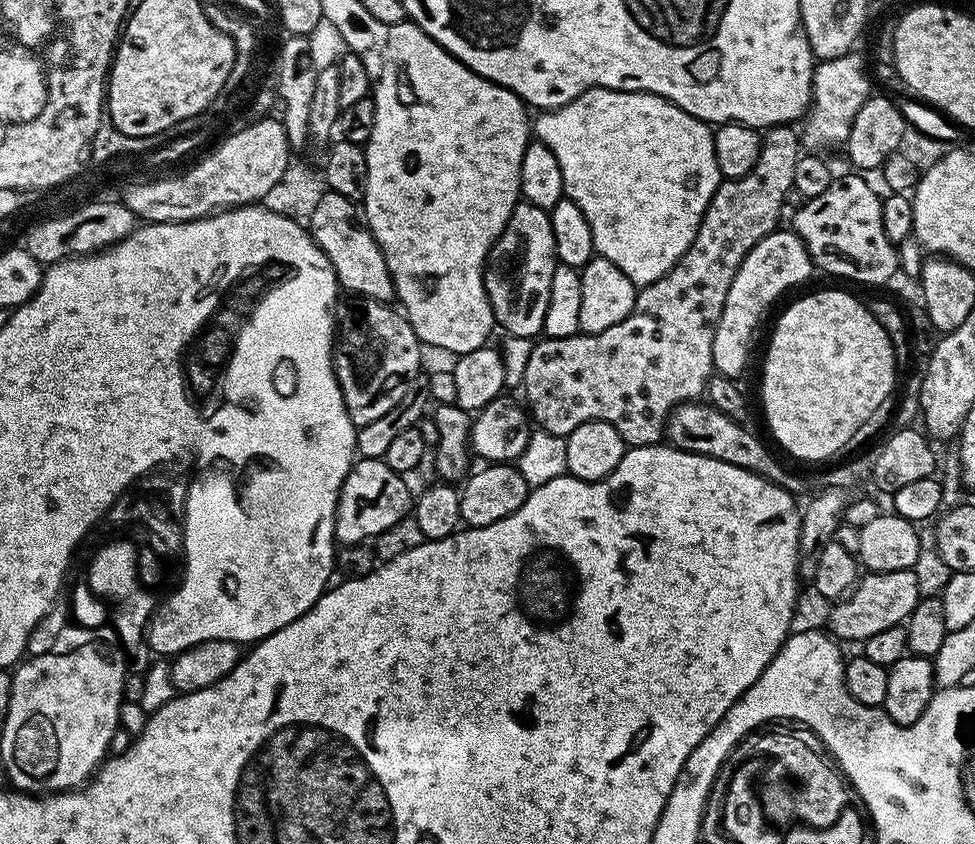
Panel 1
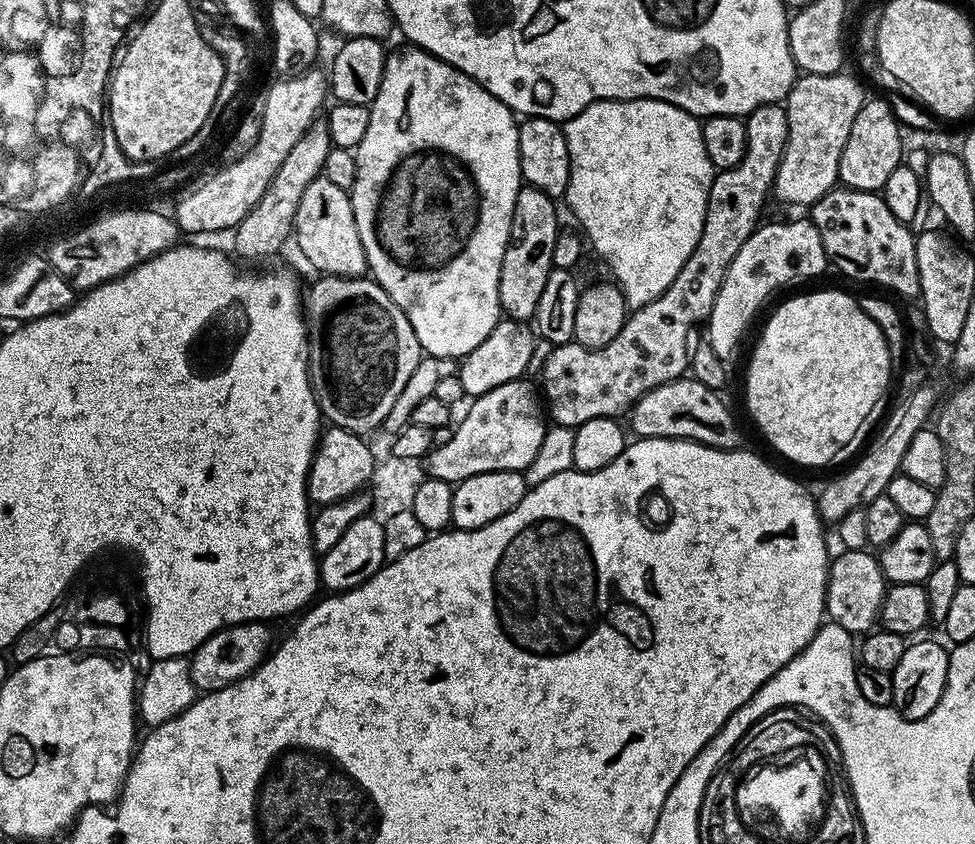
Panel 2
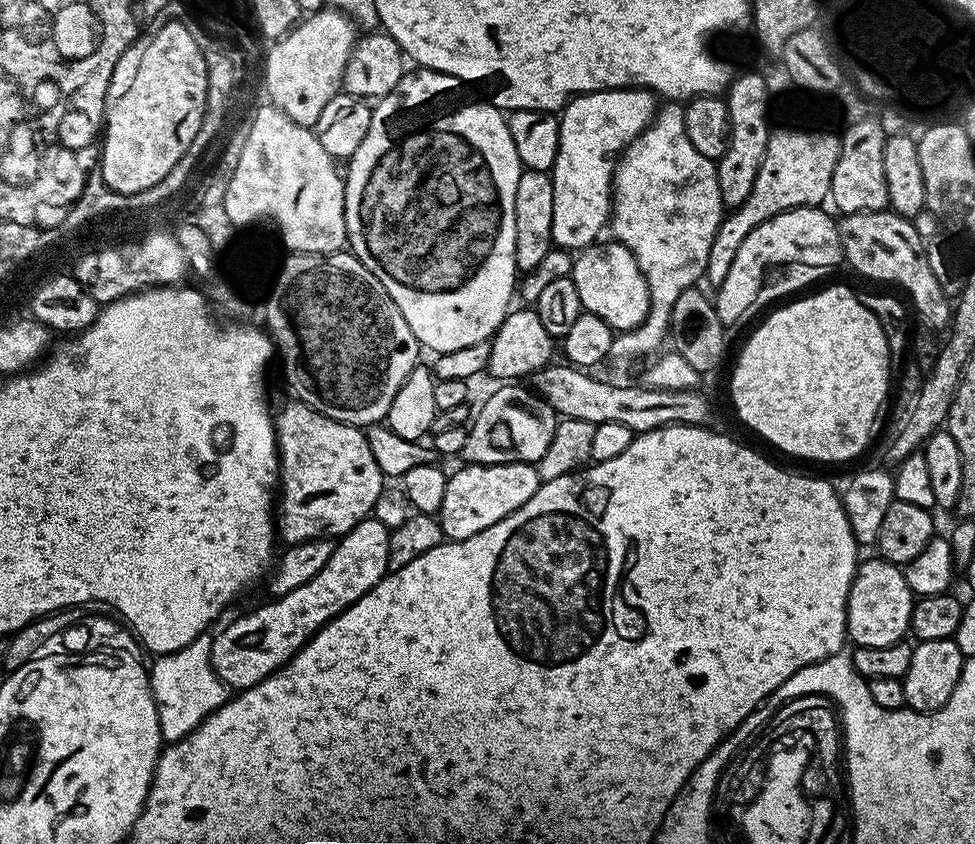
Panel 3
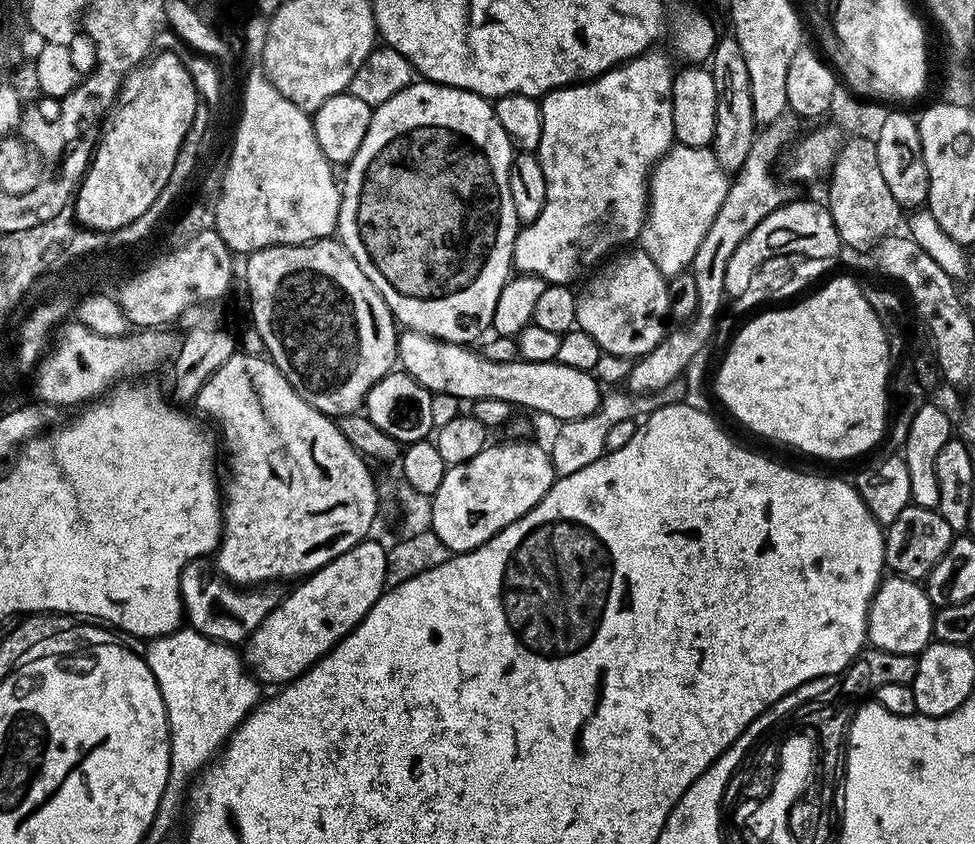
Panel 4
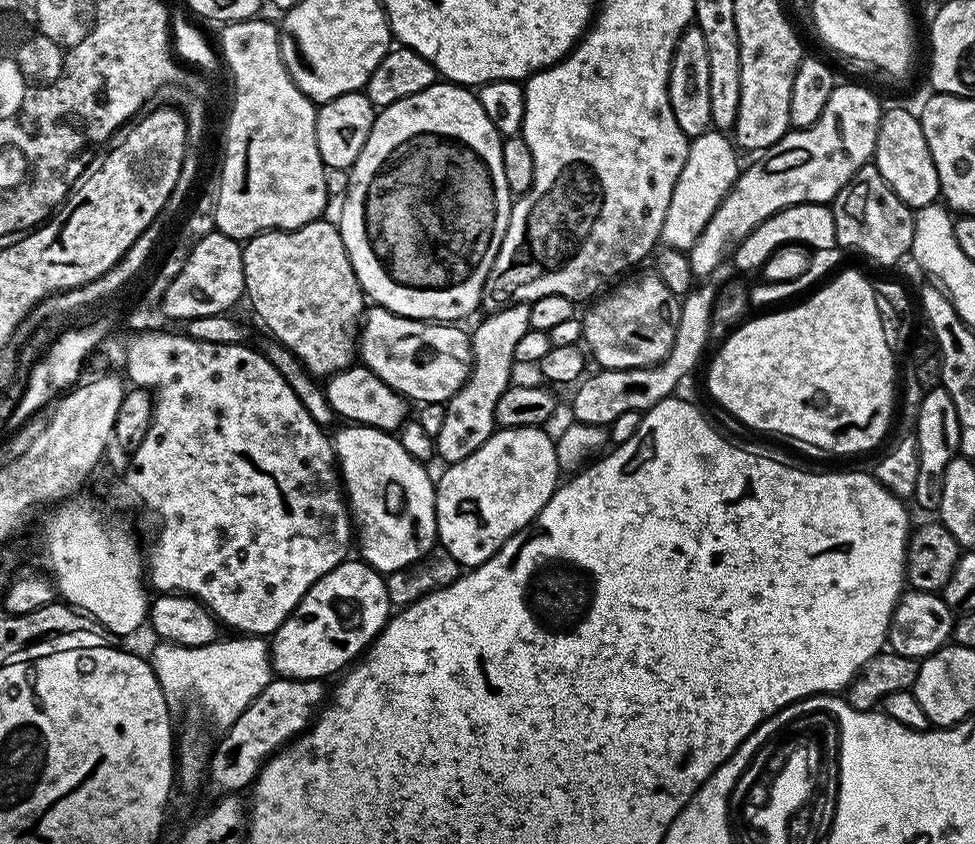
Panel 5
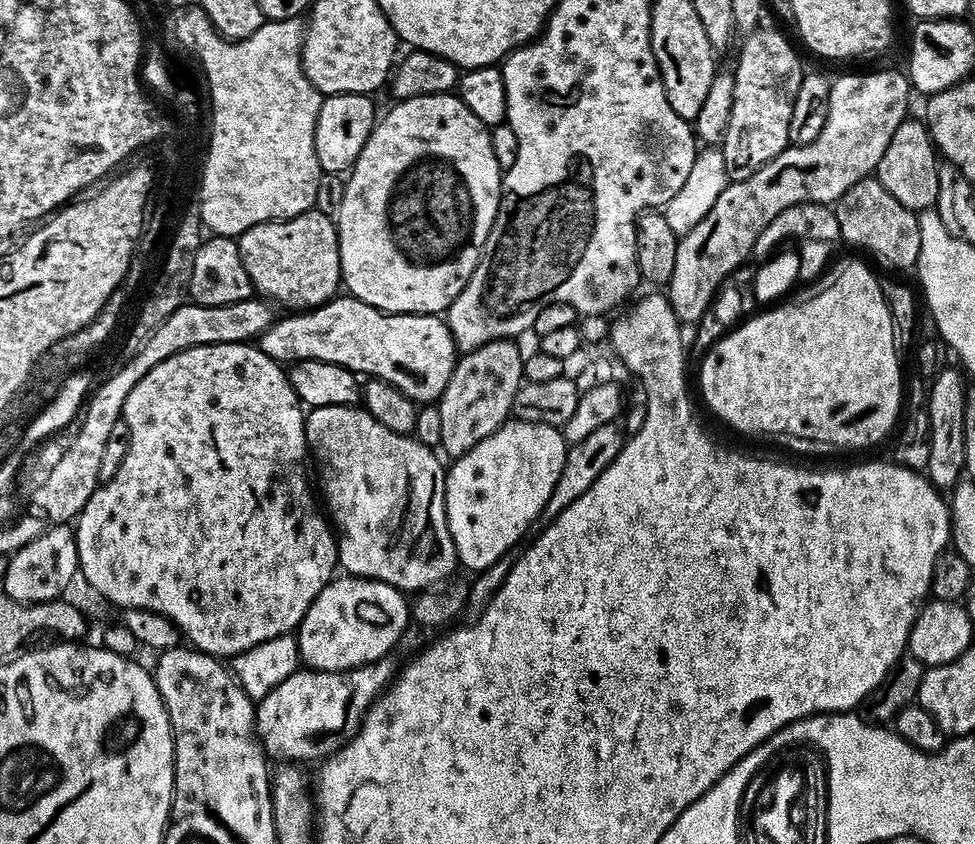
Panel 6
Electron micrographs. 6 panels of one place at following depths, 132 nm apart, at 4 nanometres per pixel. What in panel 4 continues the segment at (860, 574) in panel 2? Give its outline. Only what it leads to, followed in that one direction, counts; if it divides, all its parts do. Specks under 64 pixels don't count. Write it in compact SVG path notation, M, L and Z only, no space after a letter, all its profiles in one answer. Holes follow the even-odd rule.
M895 574L885 575L870 602L867 643L874 648L890 650L890 654L916 656L933 639L933 611L927 591L917 581Z

